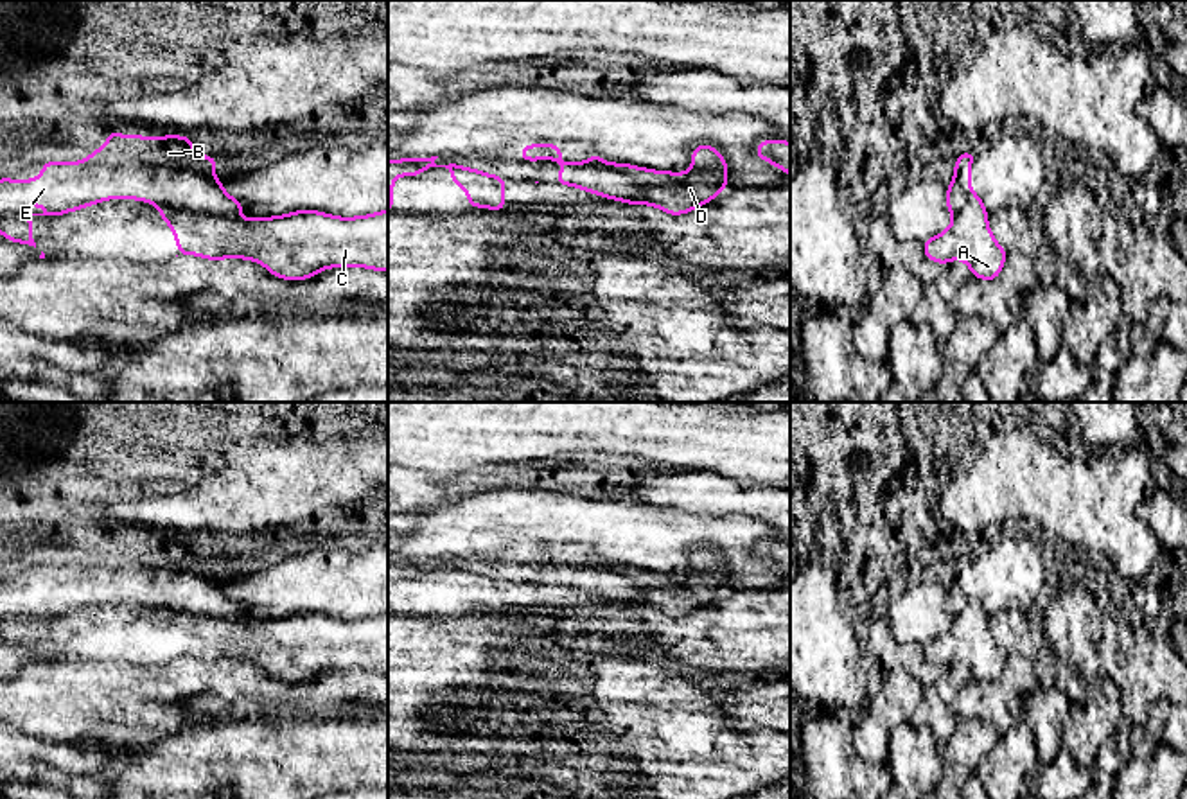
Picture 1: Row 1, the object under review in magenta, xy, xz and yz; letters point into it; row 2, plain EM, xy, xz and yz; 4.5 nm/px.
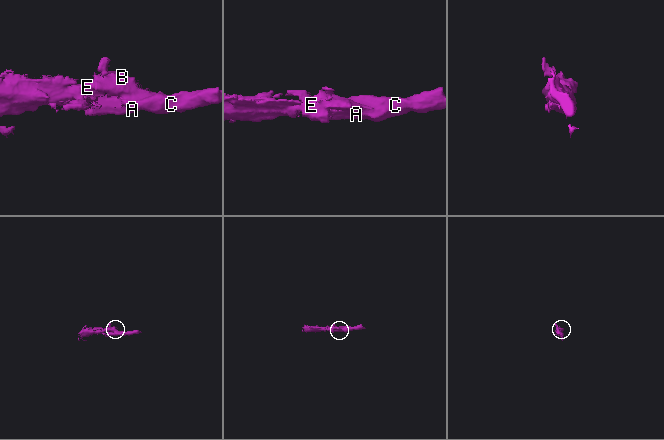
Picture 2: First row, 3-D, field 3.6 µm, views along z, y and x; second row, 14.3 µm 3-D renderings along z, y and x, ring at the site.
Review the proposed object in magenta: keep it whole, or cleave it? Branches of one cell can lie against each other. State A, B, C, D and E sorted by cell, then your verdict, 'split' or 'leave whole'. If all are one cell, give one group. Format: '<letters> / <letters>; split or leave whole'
A C D / B E; split

